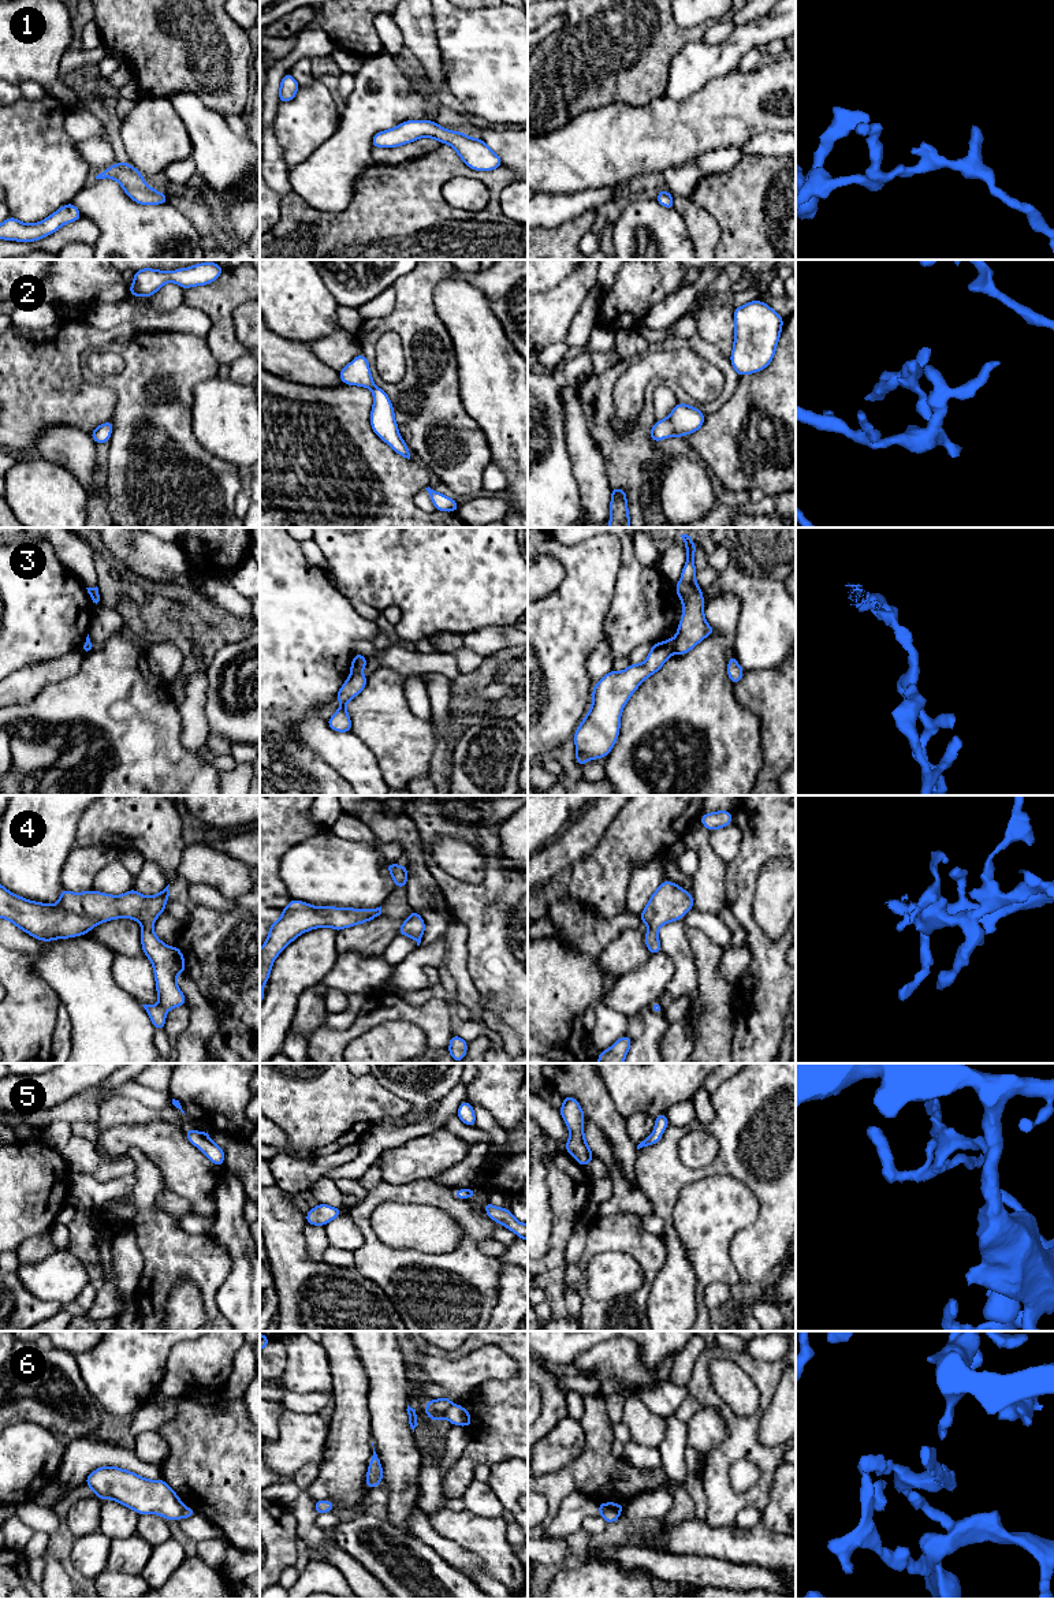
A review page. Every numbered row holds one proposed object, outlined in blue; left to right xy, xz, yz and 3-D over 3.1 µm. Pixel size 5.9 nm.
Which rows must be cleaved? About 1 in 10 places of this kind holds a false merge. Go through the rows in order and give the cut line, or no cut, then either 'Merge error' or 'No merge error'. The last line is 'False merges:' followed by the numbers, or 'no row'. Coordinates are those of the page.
1: No split. No merge error
2: No split. No merge error
3: Split along yz (673, 640), (676, 652). Merge error
4: No split. No merge error
5: No split. No merge error
6: Split along yz (619, 1509), (607, 1508), (602, 1516). Merge error
False merges: 3, 6

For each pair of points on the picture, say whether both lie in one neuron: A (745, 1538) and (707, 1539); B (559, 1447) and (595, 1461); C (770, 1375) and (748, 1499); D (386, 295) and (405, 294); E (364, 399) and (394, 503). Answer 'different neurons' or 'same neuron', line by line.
A: same neuron
B: different neurons
C: same neuron
D: different neurons
E: same neuron

